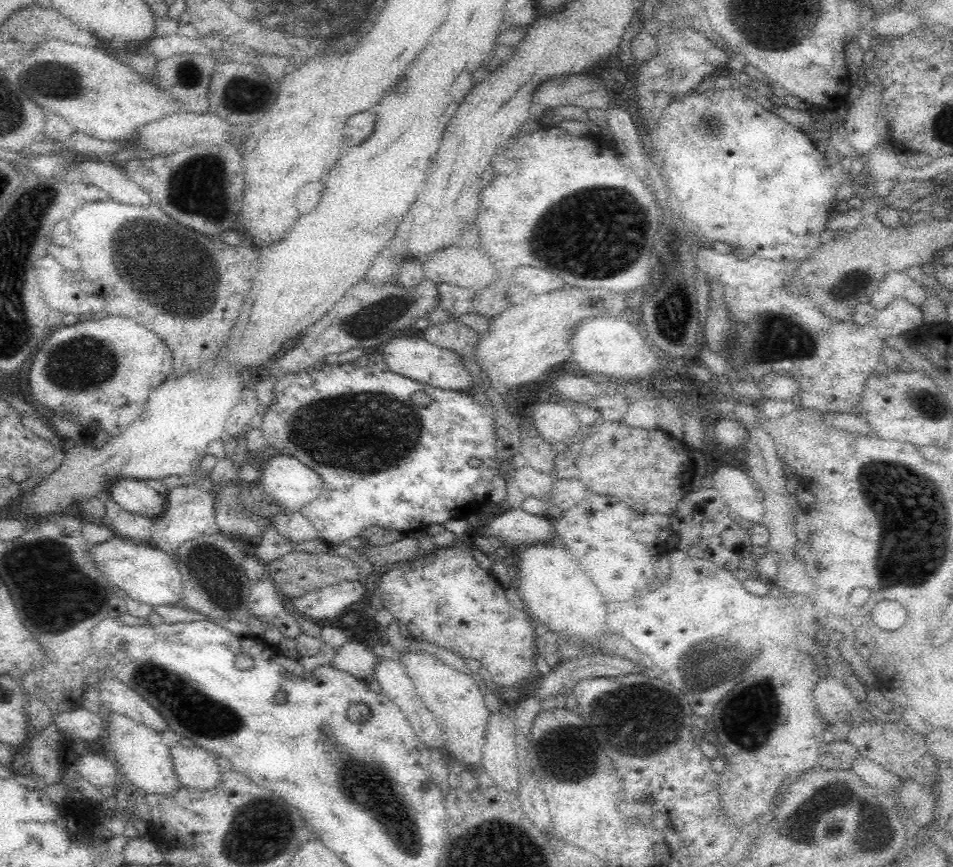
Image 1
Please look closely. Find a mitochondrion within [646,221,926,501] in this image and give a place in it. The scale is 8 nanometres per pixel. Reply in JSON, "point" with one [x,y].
{"point":[777,337]}

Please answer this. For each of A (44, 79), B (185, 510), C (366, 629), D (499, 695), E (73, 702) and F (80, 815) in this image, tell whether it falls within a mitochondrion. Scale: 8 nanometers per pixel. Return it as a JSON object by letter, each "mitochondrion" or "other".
{"A":"mitochondrion","B":"other","C":"other","D":"other","E":"other","F":"other"}

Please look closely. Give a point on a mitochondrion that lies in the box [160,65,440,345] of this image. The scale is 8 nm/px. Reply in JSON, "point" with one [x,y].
{"point":[197,188]}

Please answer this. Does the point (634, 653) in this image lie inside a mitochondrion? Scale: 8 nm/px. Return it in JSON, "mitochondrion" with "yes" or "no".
{"mitochondrion":"no"}

